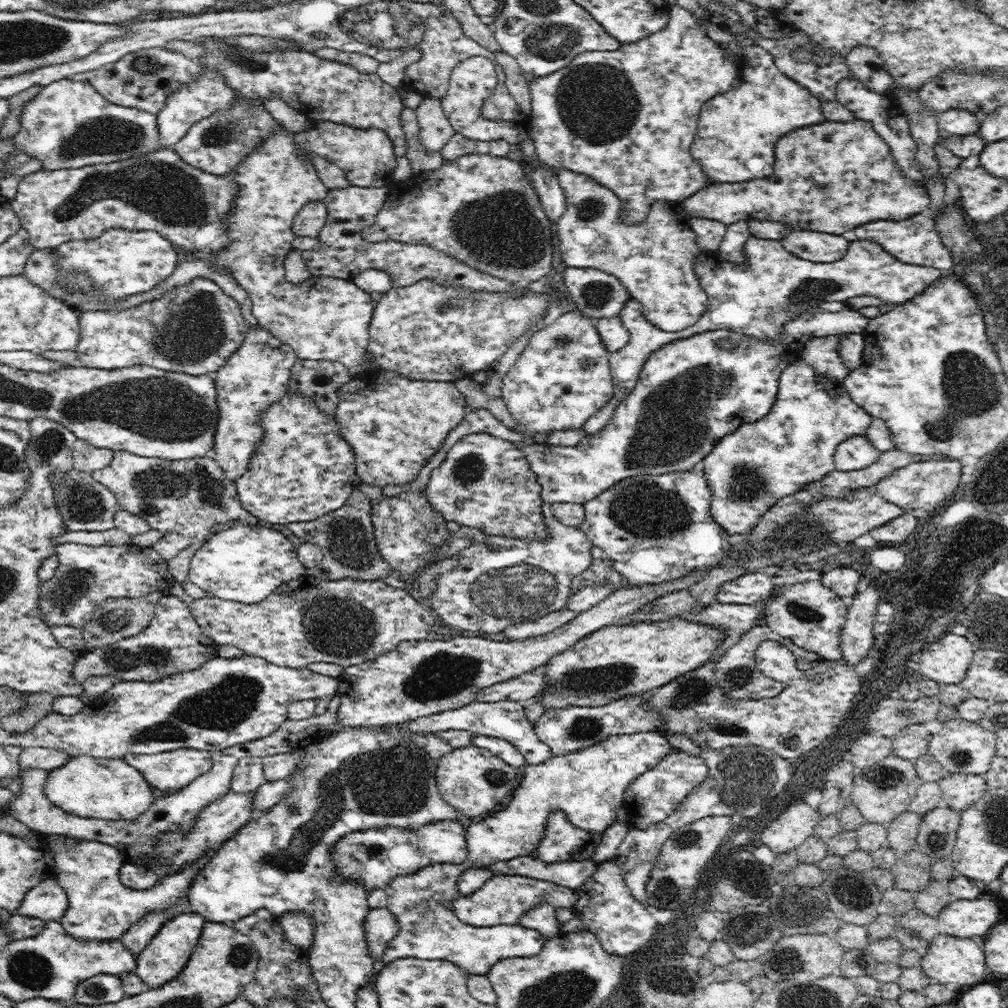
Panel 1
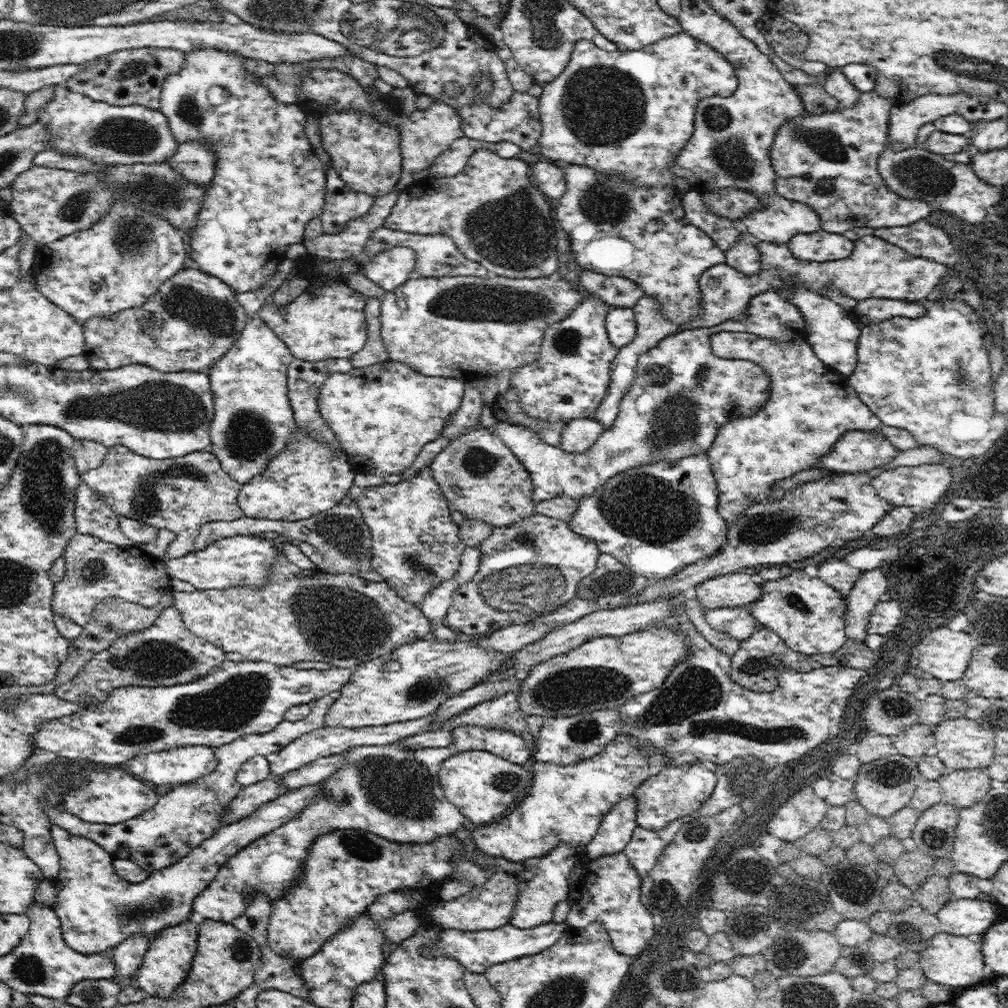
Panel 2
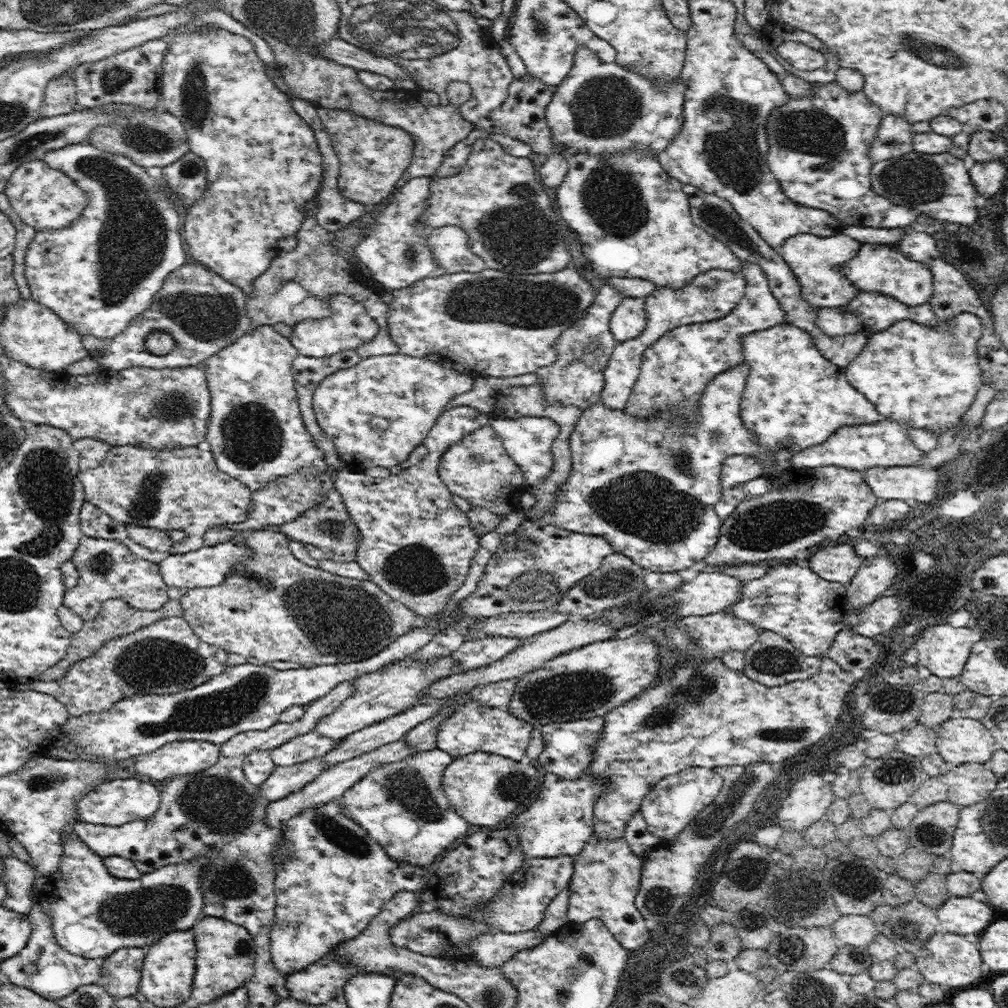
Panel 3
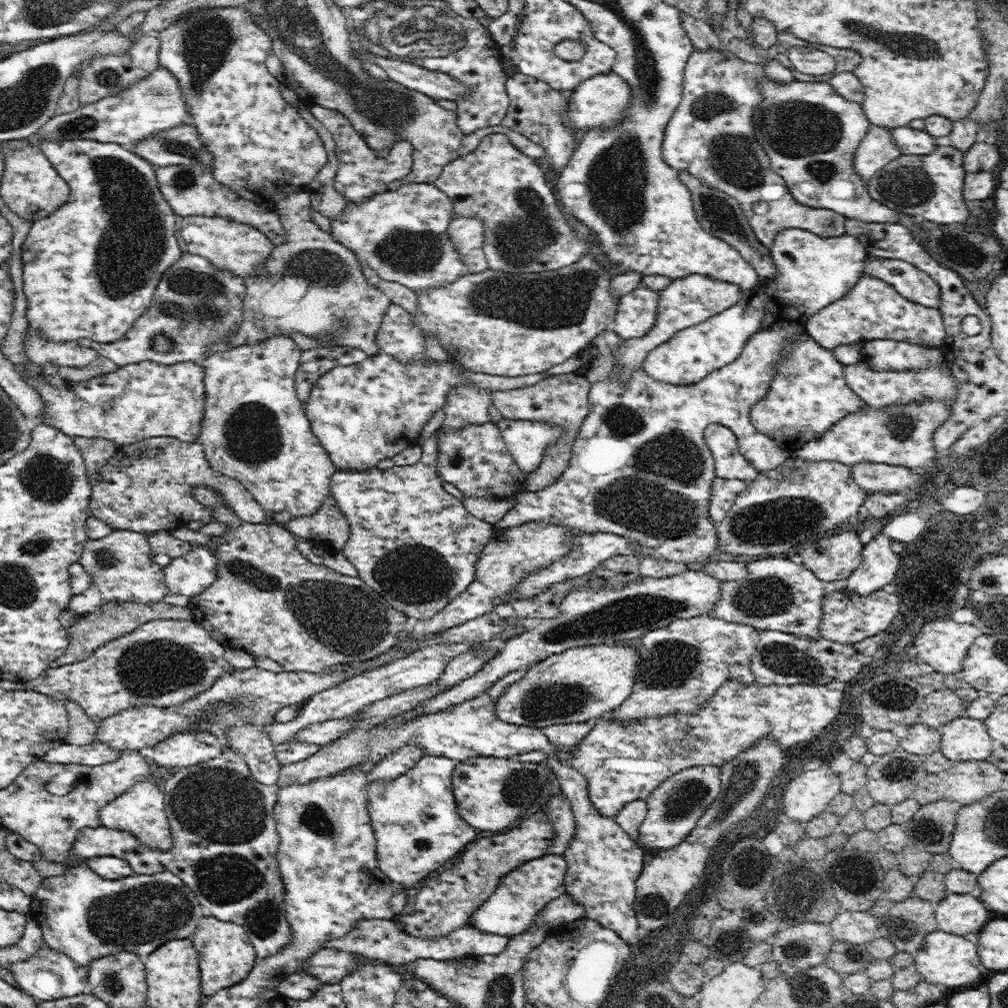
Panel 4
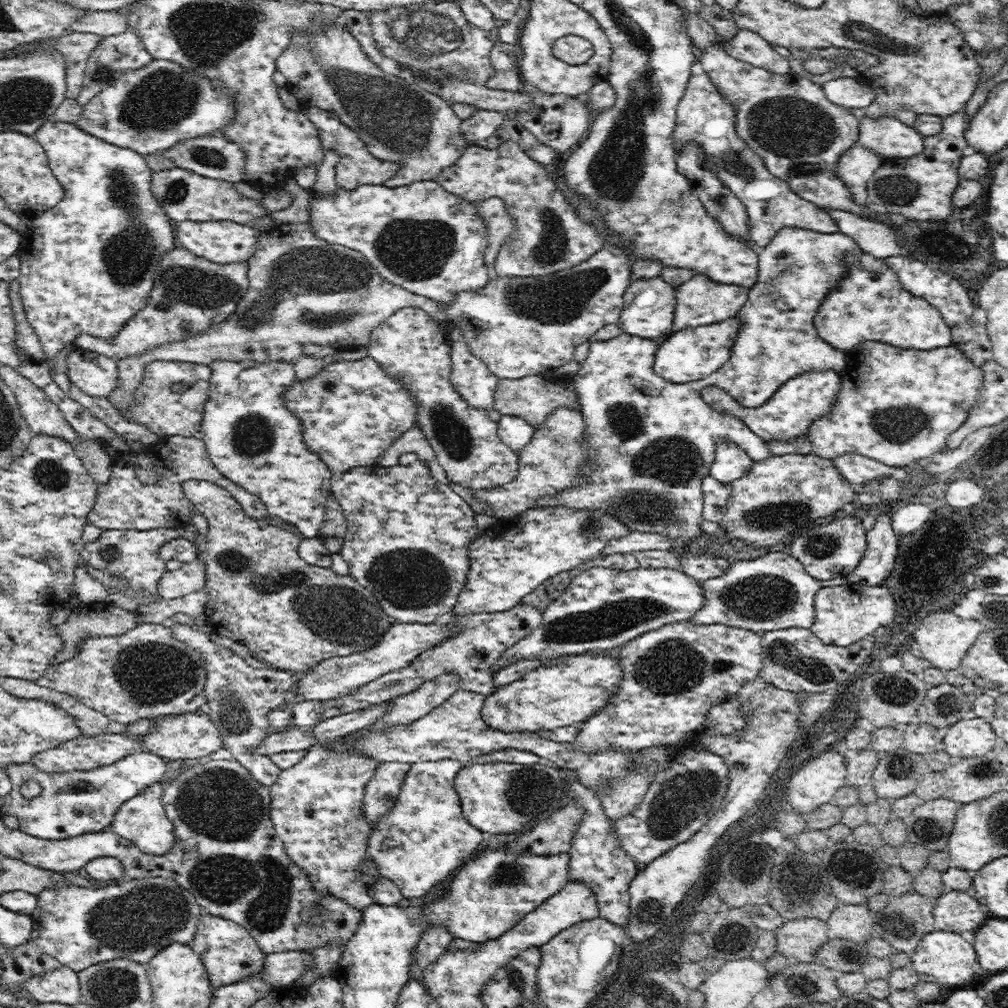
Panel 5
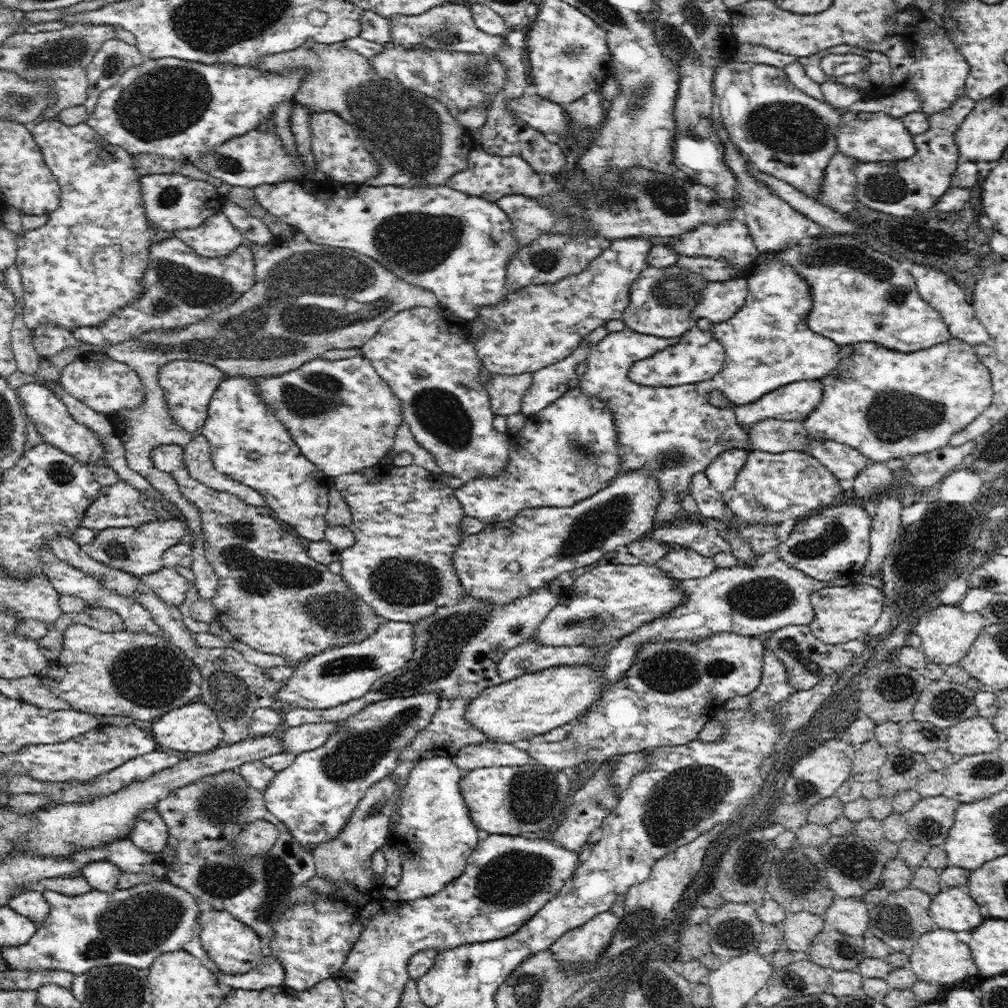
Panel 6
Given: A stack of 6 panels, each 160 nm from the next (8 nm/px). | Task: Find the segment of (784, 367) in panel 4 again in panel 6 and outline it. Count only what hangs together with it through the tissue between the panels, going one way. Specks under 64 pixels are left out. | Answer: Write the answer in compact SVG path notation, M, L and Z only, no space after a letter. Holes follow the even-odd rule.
M821 379L800 380L798 382L791 382L790 384L776 388L771 393L764 394L759 401L751 402L750 404L743 404L735 406L731 402L725 400L725 396L716 390L712 390L708 394L708 401L716 407L723 407L724 410L734 410L737 418L737 424L744 430L748 430L755 422L760 422L760 419L776 418L780 420L806 420L808 415L820 404L824 392L824 383Z

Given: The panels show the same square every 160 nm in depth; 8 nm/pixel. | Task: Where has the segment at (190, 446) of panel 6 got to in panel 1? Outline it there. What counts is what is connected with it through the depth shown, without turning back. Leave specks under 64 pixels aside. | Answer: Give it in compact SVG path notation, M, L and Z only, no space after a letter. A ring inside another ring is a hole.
M117 450L106 468L94 471L91 475L115 494L120 508L141 516L150 528L162 533L162 538L152 548L166 560L174 558L191 544L205 541L216 524L228 521L244 524L258 522L257 517L242 506L235 481L226 478L212 454L168 460Z

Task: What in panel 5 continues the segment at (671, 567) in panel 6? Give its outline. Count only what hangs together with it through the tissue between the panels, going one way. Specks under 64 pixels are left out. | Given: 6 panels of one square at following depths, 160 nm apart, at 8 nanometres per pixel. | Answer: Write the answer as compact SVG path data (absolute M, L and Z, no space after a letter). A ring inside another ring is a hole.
M695 549L686 550L680 559L680 569L700 583L724 574L731 565L723 556L706 557Z

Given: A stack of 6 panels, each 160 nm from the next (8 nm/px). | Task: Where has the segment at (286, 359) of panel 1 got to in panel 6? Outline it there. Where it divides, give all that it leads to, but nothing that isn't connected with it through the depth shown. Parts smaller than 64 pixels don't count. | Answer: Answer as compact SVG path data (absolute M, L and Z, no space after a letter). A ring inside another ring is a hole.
M225 375L212 394L208 405L208 417L199 434L204 435L209 442L216 470L258 491L264 497L265 504L271 508L272 514L294 526L301 537L308 541L320 542L324 539L327 529L325 514L329 507L329 488L335 481L301 453L293 437L288 435L288 429L276 419L274 411L260 396L257 390L259 380L260 377Z

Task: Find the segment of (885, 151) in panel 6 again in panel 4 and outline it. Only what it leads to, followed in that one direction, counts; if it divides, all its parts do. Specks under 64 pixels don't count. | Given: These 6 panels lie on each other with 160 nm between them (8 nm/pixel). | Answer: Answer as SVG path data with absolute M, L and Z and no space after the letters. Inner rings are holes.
M910 125L891 129L892 140L904 155L932 154L941 140L937 140L926 131L916 130Z

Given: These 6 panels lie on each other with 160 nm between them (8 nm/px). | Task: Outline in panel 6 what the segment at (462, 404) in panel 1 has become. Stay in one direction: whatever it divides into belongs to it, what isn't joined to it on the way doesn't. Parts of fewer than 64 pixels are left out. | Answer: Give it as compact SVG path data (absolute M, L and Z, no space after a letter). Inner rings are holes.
M364 356L346 360L324 360L319 357L296 370L260 378L257 390L263 401L274 411L276 419L288 429L288 435L293 437L301 453L331 478L356 474L380 463L391 450L396 432L405 421L400 399Z

